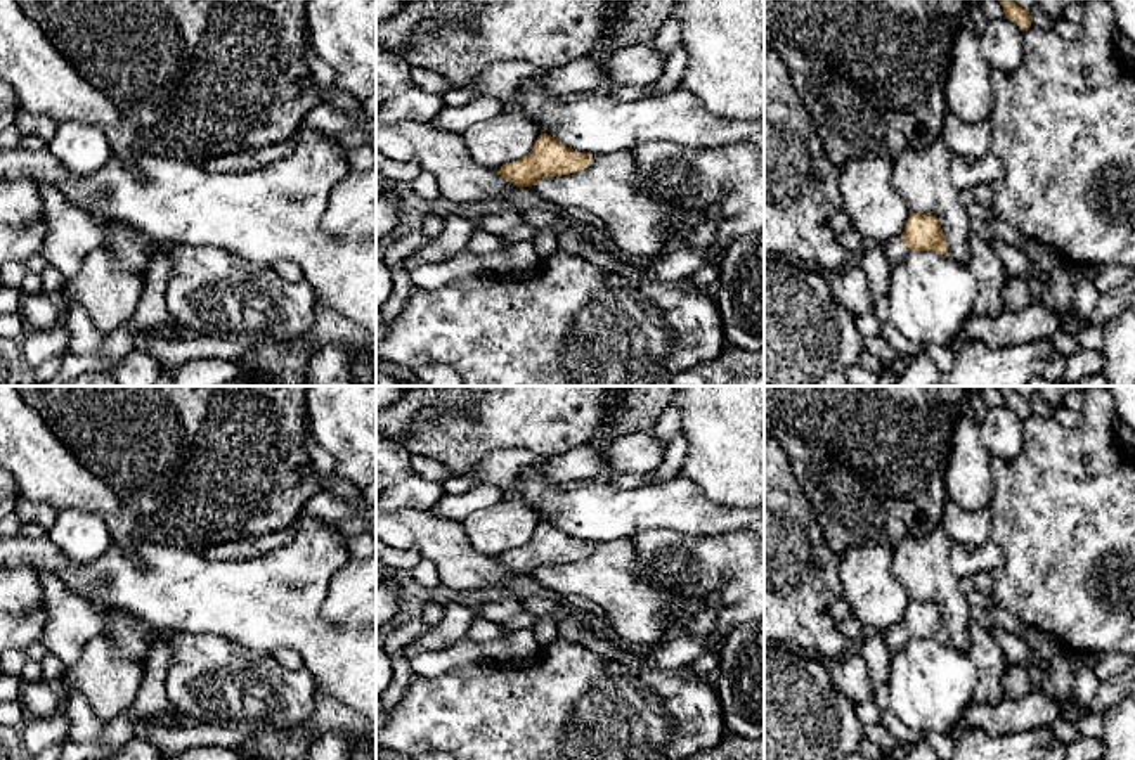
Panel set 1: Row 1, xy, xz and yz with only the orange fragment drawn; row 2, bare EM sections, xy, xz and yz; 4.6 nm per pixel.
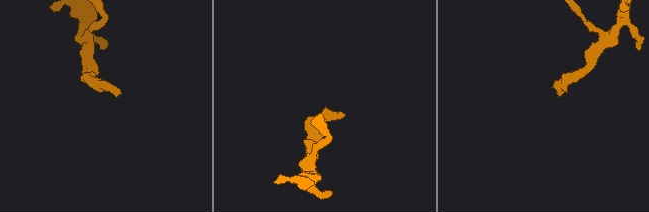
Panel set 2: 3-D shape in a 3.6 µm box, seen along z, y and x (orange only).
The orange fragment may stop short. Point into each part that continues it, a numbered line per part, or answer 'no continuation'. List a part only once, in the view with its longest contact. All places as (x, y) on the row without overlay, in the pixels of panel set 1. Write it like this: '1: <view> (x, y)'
1: yz (895, 637)

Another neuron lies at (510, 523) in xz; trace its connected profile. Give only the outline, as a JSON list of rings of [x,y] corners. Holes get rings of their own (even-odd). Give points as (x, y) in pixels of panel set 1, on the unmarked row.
[[[504,495],[494,506],[478,509],[461,521],[471,545],[496,559],[529,544],[539,523],[539,514],[515,495]]]

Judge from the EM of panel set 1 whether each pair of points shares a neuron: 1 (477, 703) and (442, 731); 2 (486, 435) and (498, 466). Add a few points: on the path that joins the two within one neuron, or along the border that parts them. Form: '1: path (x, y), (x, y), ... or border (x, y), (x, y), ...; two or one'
1: path (468, 712), (460, 714), (451, 722); one
2: border (534, 452), (520, 449), (492, 450), (475, 464); two

